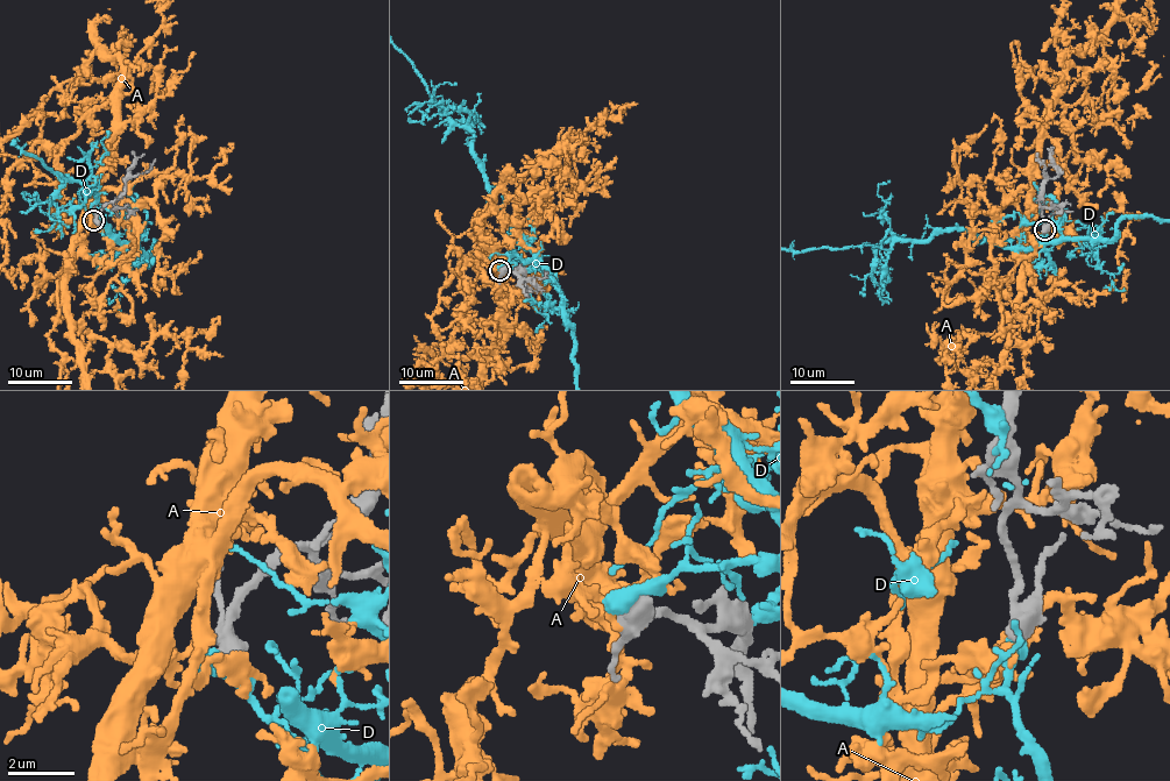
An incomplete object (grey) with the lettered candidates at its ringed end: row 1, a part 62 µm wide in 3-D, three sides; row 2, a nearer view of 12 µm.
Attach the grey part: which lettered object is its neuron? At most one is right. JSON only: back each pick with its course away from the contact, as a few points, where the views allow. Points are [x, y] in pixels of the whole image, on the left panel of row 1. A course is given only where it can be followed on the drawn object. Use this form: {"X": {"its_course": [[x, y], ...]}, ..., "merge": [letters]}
{"merge": []}

